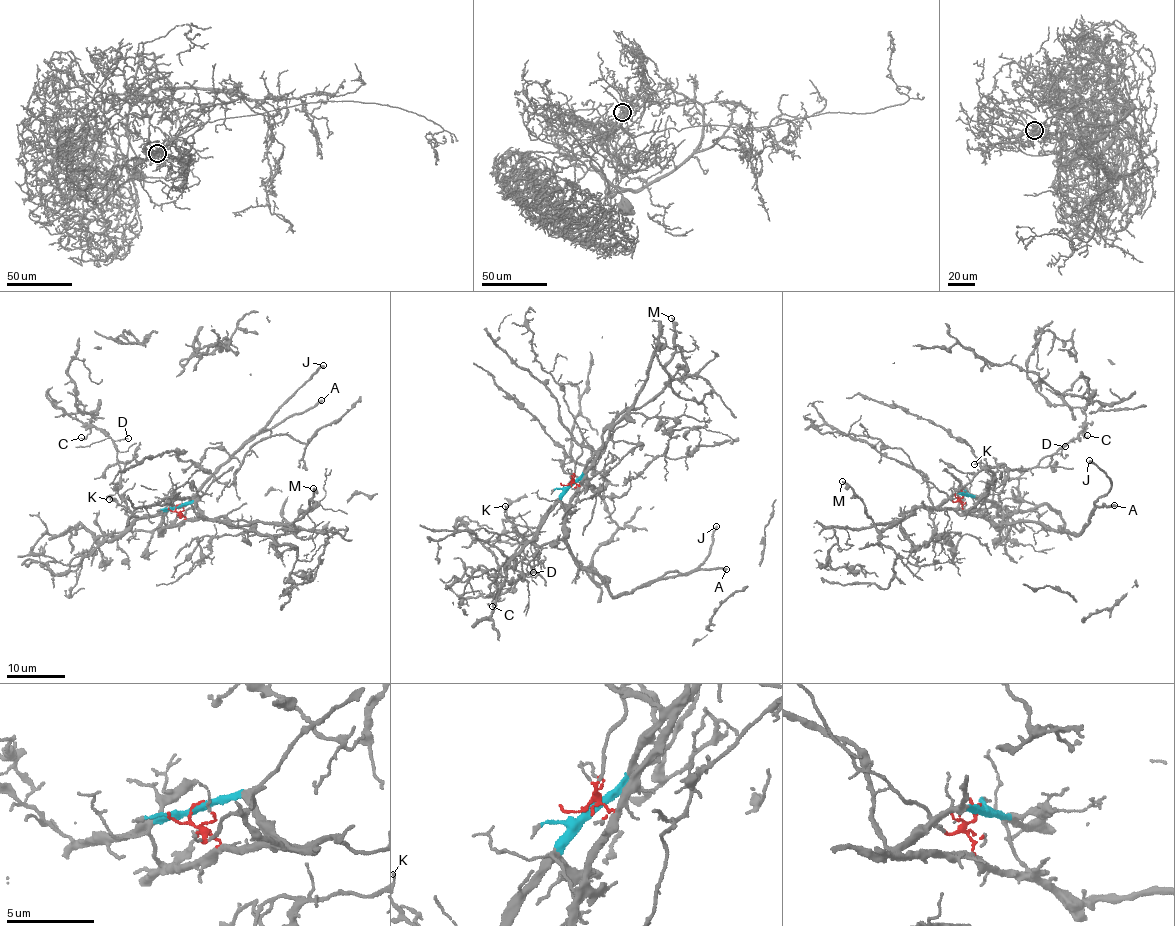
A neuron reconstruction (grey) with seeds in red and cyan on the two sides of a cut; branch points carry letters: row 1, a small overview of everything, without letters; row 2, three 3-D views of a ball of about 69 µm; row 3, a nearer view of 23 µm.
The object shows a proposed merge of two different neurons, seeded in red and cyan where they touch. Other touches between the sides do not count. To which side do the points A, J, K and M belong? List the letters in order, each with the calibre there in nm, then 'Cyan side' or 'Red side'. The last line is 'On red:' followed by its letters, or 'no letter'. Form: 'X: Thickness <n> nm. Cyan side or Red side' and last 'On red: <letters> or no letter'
A: Thickness 320 nm. Red side
J: Thickness 240 nm. Red side
K: Thickness 130 nm. Cyan side
M: Thickness 240 nm. Cyan side
On red: A, J

